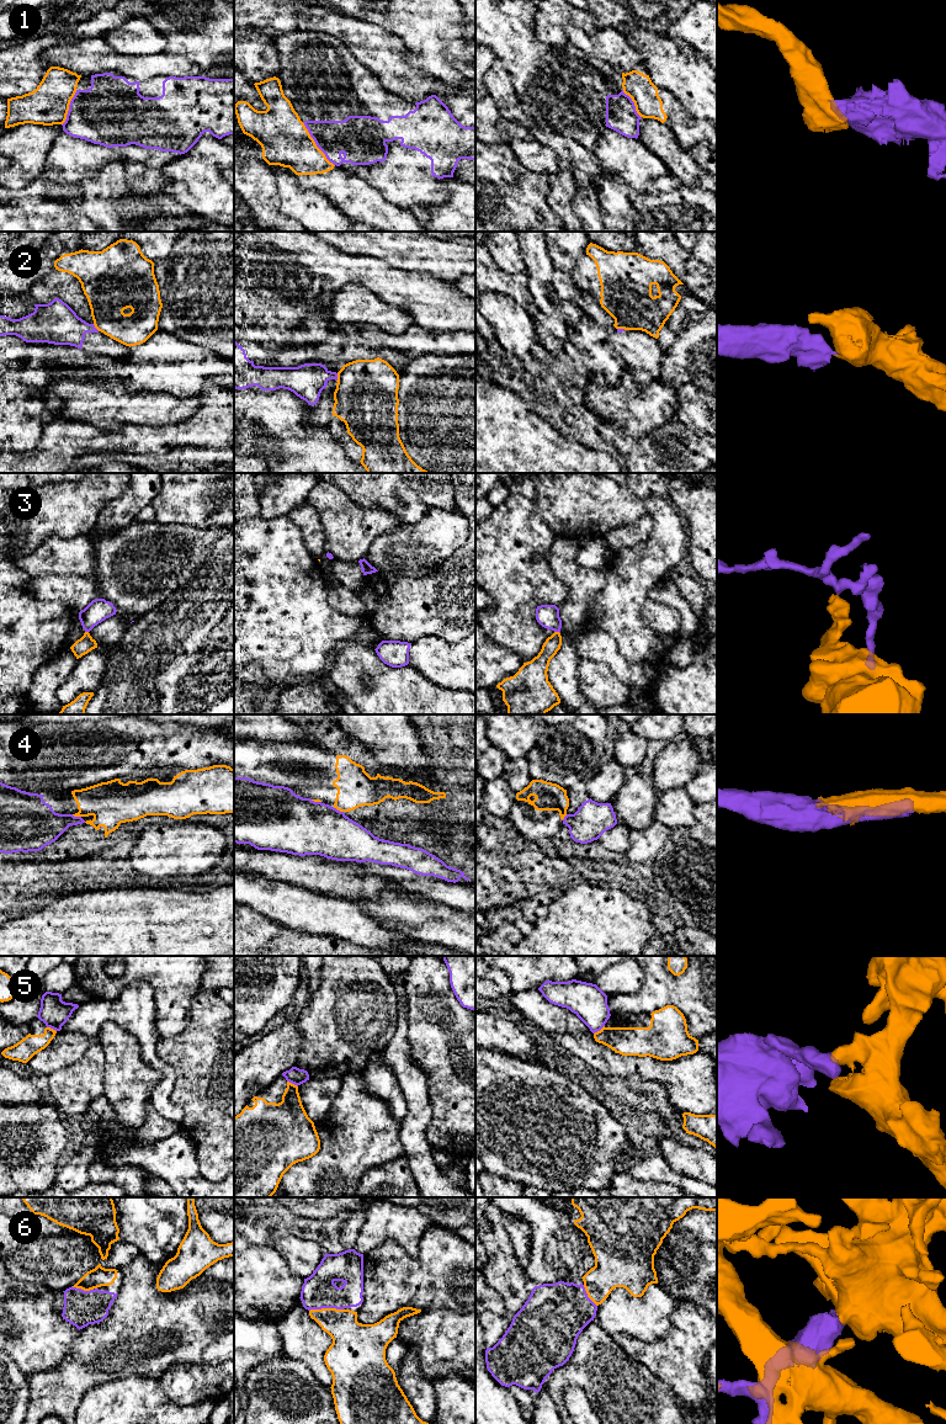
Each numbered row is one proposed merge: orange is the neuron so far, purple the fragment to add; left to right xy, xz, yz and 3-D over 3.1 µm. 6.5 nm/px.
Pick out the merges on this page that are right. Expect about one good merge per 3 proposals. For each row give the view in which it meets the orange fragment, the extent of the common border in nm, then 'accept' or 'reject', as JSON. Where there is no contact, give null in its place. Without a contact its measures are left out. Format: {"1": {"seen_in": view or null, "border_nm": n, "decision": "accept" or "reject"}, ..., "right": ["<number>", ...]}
{"1": {"seen_in": "xz", "border_nm": 360, "decision": "reject"}, "2": {"seen_in": "xz", "border_nm": 60, "decision": "reject"}, "3": {"seen_in": "yz", "border_nm": 40, "decision": "reject"}, "4": {"seen_in": "xz", "border_nm": 80, "decision": "reject"}, "5": {"seen_in": "xz", "border_nm": 80, "decision": "reject"}, "6": {"seen_in": "xz", "border_nm": 220, "decision": "accept"}, "right": ["6"]}

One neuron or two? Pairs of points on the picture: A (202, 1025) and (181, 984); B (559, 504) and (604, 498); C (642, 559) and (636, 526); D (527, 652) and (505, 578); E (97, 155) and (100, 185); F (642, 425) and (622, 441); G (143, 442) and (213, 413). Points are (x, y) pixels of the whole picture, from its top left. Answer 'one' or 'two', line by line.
A: two
B: one
C: two
D: one
E: two
F: two
G: one

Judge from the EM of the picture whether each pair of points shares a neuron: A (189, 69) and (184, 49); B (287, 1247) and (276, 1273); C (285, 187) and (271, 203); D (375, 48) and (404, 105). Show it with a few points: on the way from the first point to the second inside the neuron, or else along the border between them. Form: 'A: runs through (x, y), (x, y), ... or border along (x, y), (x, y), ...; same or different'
A: border along (164, 53), (186, 57), (202, 69), (214, 64); different
B: border along (271, 1246), (286, 1264), (303, 1278); different
C: border along (270, 166), (276, 182), (278, 210), (293, 218); different
D: border along (376, 75), (387, 89), (398, 93), (414, 104); different

